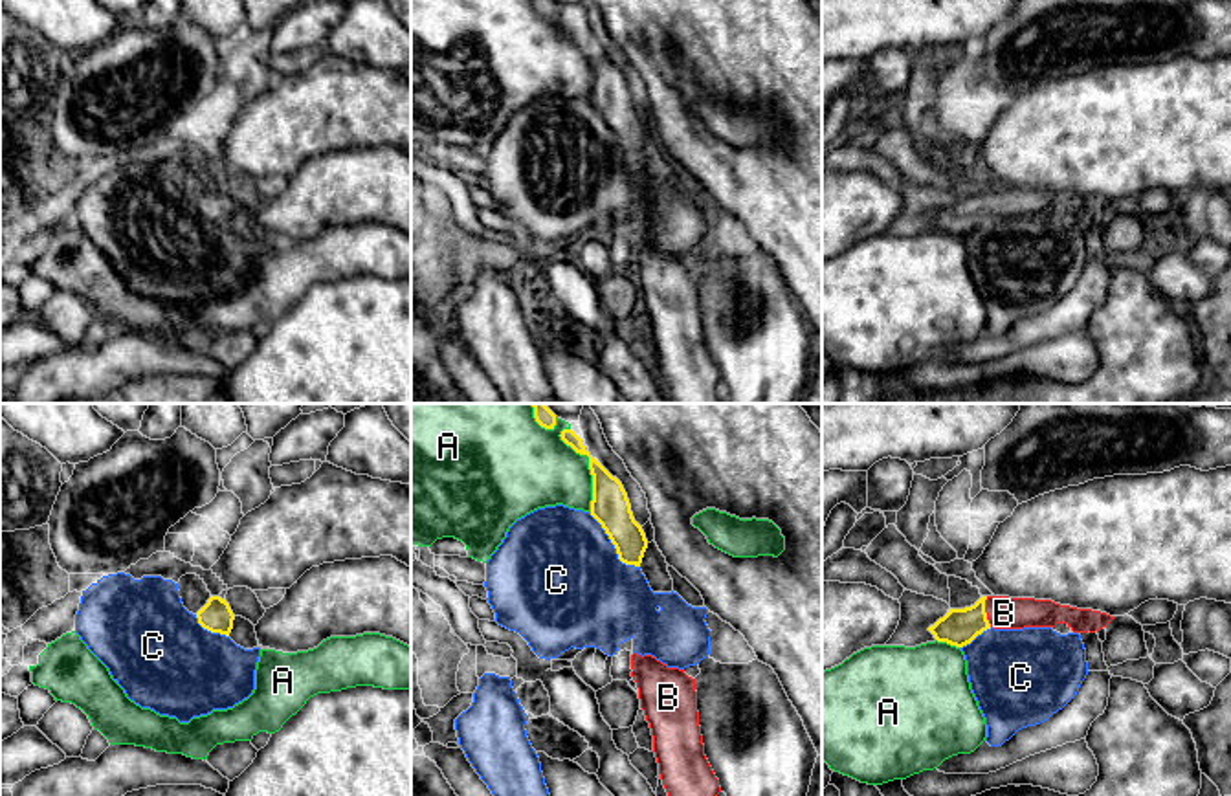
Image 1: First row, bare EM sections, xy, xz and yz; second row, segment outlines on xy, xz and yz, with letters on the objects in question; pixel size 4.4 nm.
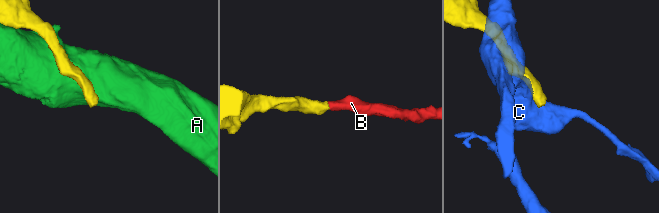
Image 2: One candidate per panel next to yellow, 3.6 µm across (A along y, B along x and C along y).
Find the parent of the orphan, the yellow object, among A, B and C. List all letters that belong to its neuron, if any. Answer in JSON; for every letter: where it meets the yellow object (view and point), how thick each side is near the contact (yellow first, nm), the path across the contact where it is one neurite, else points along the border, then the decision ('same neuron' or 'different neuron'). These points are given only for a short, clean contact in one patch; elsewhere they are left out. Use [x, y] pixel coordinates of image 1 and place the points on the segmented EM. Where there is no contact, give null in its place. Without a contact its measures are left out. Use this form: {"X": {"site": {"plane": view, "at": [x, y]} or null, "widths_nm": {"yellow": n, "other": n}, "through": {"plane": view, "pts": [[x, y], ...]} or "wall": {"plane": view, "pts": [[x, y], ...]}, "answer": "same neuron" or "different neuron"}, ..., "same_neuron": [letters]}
{"A": {"site": {"plane": "xz", "at": [589, 466]}, "widths_nm": {"yellow": 170, "other": 360}, "answer": "different neuron"}, "B": {"site": {"plane": "yz", "at": [984, 611]}, "widths_nm": {"yellow": 160, "other": 140}, "through": {"plane": "yz", "pts": [[958, 628], [975, 620], [984, 611], [1004, 613]]}, "answer": "same neuron"}, "C": {"site": {"plane": "xz", "at": [615, 547]}, "widths_nm": {"yellow": 170, "other": 480}, "answer": "different neuron"}, "same_neuron": ["B"]}

